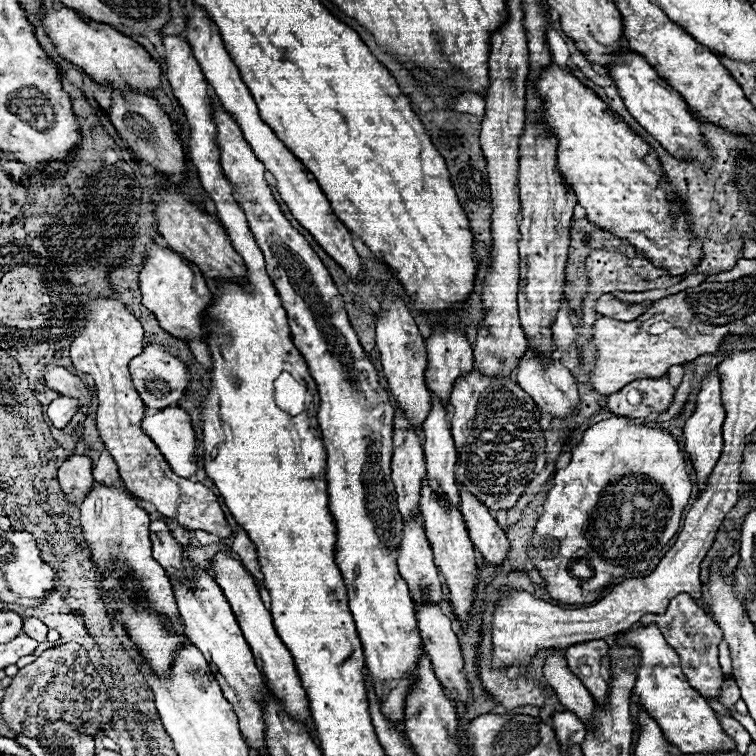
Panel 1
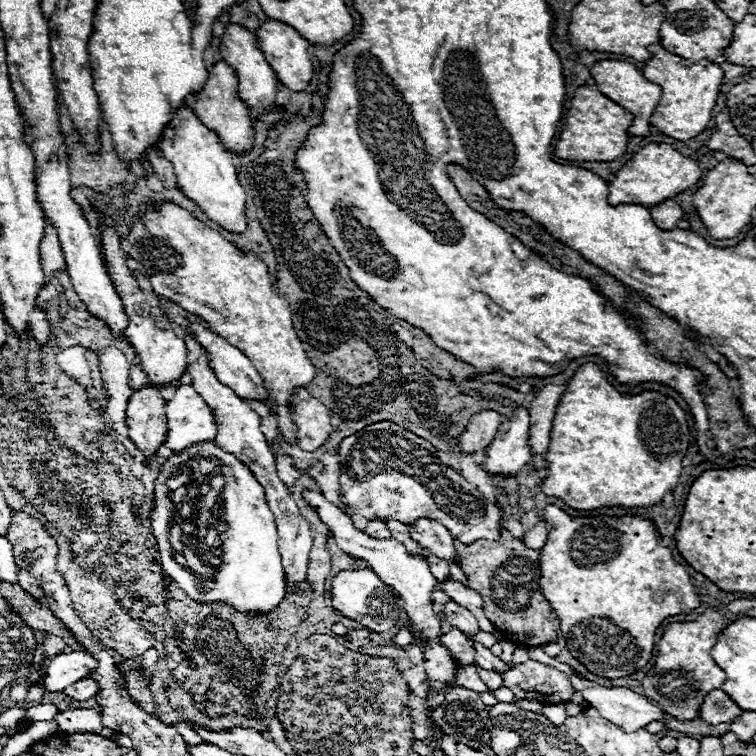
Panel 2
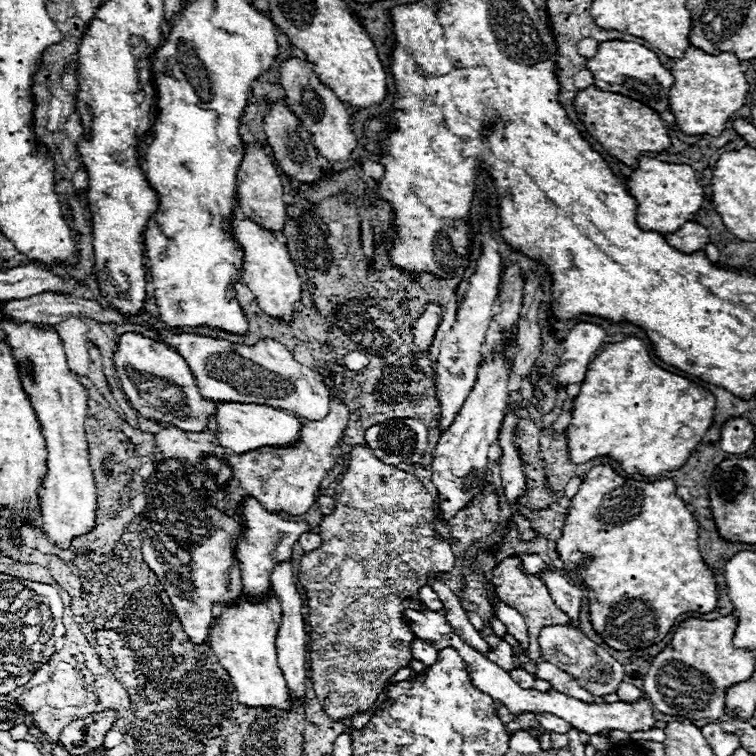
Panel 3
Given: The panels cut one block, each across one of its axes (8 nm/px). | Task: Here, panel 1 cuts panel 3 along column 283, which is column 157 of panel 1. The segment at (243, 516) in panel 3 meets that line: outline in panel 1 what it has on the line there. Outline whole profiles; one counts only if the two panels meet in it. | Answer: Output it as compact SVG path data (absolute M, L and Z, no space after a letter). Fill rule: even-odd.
M152 520L150 540L152 540L154 560L170 576L172 592L174 592L176 606L178 606L178 620L184 626L184 634L188 636L188 640L192 644L198 646L198 650L208 660L212 674L216 676L216 680L222 686L224 698L234 706L234 712L236 712L238 724L240 724L240 732L246 738L248 746L266 754L264 720L262 720L262 702L266 700L264 678L254 664L254 656L248 648L248 642L242 636L242 630L230 610L228 600L222 598L222 588L216 584L216 580L206 570L198 568L192 560L188 560L184 556L182 546L174 540L174 536L168 530L164 520ZM188 568L192 568L192 578L186 578ZM188 582L190 582L190 586L188 586Z

